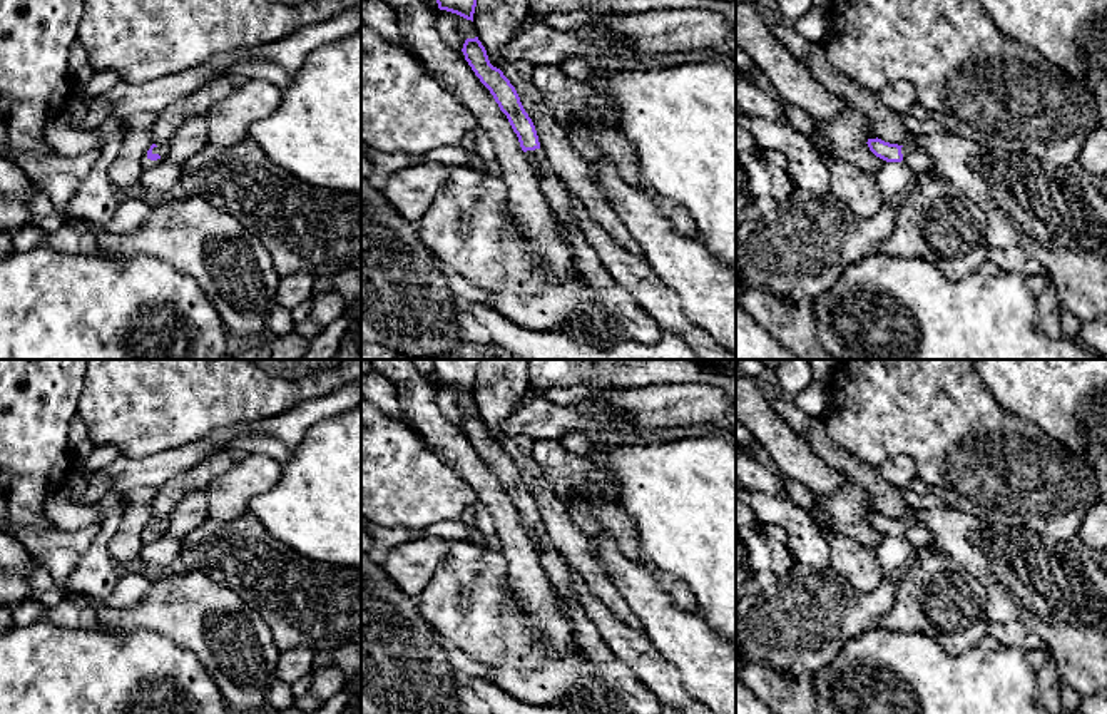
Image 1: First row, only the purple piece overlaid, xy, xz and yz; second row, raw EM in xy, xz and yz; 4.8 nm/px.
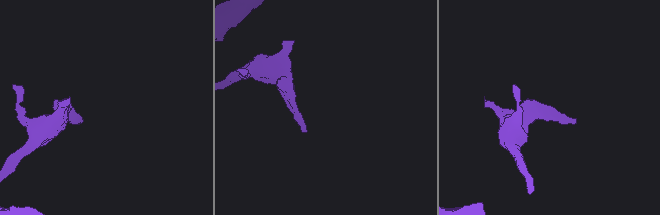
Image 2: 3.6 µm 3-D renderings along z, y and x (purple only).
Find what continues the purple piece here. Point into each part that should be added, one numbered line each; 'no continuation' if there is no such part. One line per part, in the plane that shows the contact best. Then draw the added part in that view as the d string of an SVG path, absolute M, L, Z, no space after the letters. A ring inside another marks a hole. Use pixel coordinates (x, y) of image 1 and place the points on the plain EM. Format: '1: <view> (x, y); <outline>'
1: xy (163, 525); M157 520L152 523L152 528L159 528L161 532L157 535L150 535L147 528L142 533L142 542L150 543L152 540L159 538L161 535L167 533L167 522Z

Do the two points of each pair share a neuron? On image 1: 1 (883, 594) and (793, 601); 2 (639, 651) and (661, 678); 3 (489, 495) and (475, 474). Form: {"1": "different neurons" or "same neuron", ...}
{"1": "same neuron", "2": "same neuron", "3": "same neuron"}

